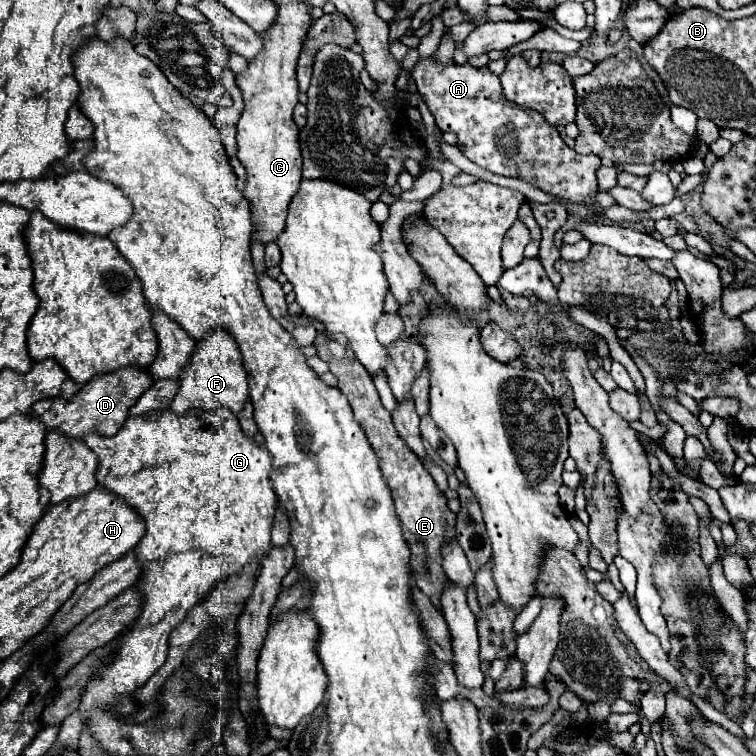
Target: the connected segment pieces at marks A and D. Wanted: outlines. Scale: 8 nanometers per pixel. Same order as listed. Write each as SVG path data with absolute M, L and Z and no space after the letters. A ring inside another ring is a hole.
M426 58L414 66L412 78L418 86L418 92L426 98L438 128L442 132L458 134L458 144L462 146L464 154L478 166L488 168L494 174L526 180L532 186L540 186L544 192L550 192L562 200L584 202L600 210L600 206L590 202L590 198L598 192L596 170L602 164L600 158L580 156L576 150L564 144L556 126L548 124L540 112L506 100L500 80L490 74L488 68L472 68L470 64L438 66L432 58ZM504 134L514 138L514 150L498 146L498 138Z
M122 368L112 374L96 376L86 386L82 386L80 392L72 400L62 400L62 398L40 400L30 408L30 414L36 416L44 424L46 430L58 430L60 434L68 438L82 440L88 432L96 432L102 436L114 436L122 428L128 408L136 404L138 396L142 396L142 392L150 388L150 384L152 380L146 370Z

